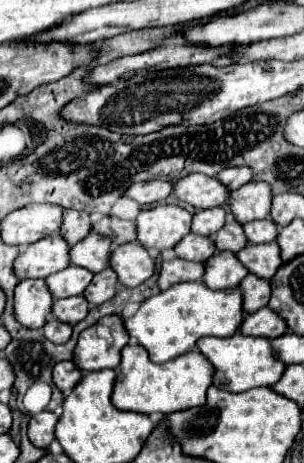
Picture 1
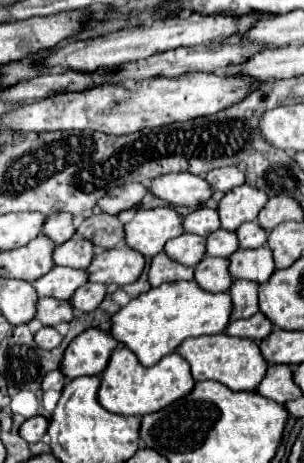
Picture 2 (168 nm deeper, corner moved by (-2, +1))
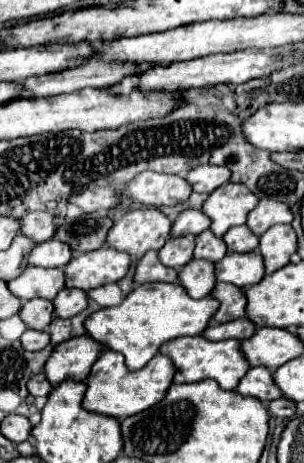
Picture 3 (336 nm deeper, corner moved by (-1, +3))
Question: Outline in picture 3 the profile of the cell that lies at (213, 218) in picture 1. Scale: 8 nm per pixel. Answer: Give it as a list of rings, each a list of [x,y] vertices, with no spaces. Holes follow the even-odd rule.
[[[183,210],[177,220],[173,222],[171,228],[171,236],[183,236],[183,234],[201,234],[209,228],[209,218],[205,216],[205,212],[199,210]]]

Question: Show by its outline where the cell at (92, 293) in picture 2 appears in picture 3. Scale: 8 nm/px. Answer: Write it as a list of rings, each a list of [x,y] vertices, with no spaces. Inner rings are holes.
[[[65,288],[63,292],[59,292],[55,296],[53,304],[55,304],[55,314],[59,318],[73,318],[87,308],[89,294],[77,290],[77,288]]]

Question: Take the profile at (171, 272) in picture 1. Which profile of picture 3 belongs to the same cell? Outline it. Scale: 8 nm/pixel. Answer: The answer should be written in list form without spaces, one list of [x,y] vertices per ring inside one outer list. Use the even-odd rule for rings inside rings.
[[[147,252],[135,270],[135,282],[145,284],[145,282],[177,282],[179,272],[175,268],[169,268],[161,264],[157,252]]]

